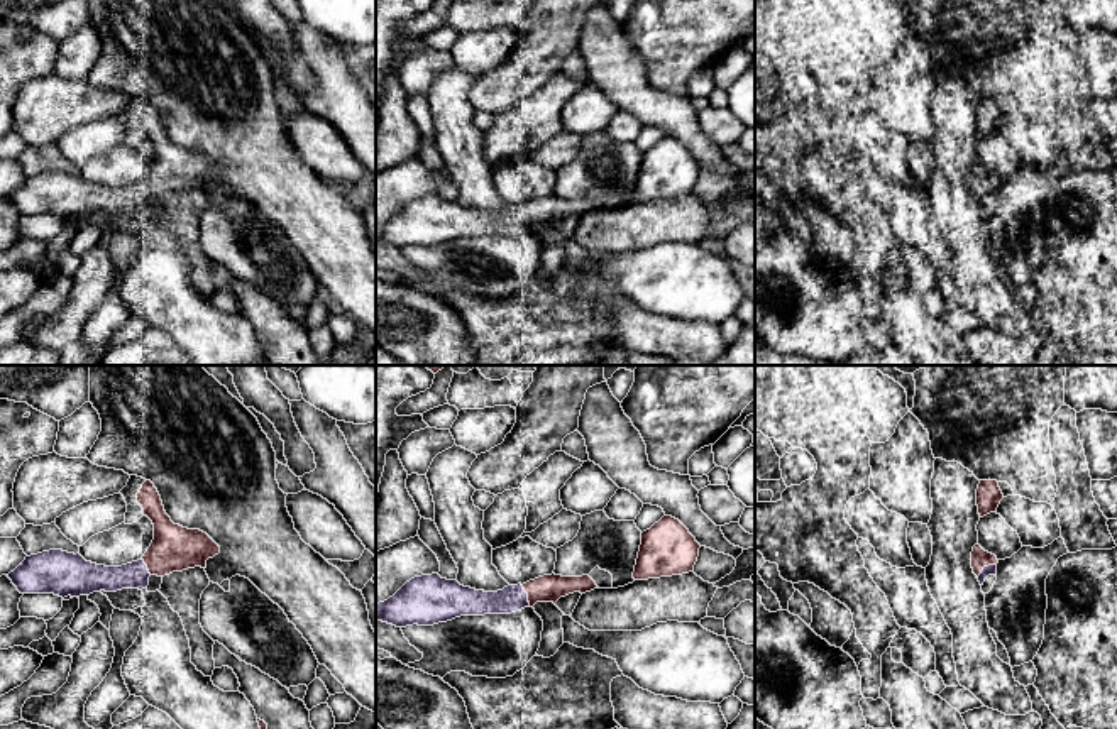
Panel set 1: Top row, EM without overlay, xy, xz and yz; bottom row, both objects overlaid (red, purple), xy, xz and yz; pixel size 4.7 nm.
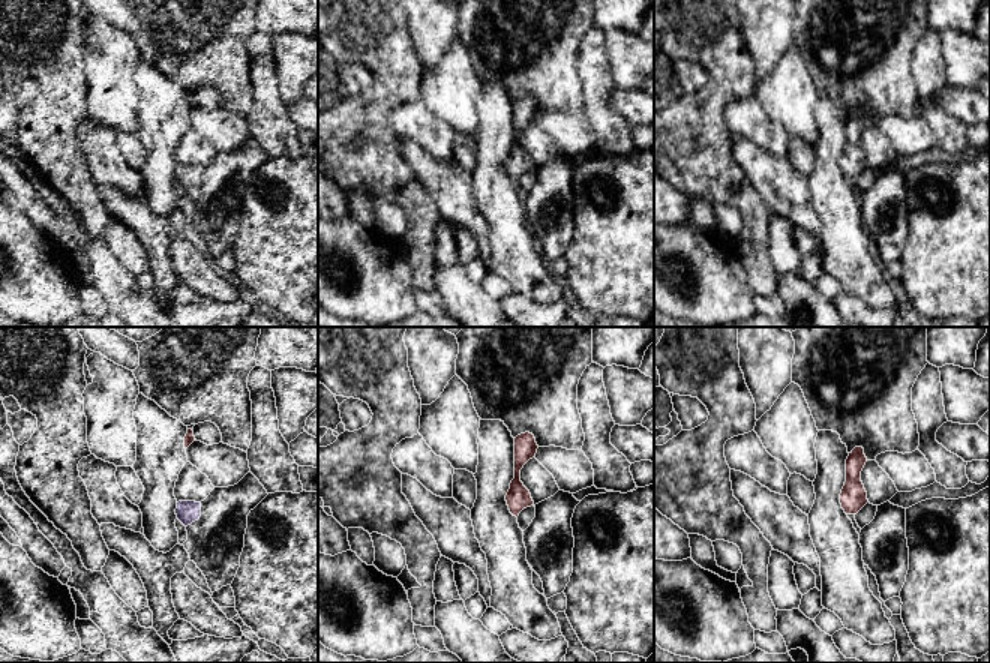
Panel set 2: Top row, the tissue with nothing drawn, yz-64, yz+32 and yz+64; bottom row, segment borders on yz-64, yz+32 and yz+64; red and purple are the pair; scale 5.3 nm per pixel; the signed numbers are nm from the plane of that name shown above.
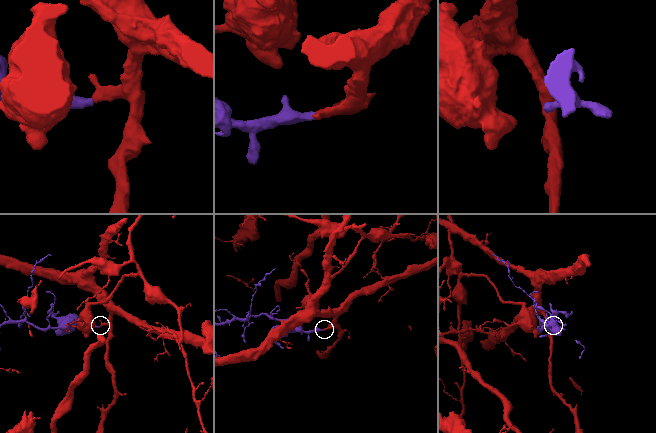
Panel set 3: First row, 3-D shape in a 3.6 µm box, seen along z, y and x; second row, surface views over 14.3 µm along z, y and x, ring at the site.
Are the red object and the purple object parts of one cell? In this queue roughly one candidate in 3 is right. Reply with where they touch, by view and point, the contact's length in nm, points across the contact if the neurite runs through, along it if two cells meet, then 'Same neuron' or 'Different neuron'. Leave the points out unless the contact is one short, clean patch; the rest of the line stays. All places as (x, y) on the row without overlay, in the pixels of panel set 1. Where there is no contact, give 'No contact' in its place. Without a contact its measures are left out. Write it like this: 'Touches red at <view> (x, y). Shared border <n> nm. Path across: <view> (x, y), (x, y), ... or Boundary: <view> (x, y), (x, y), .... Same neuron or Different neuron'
Touches red at yz (985, 186). Shared border 120 nm. Same neuron

